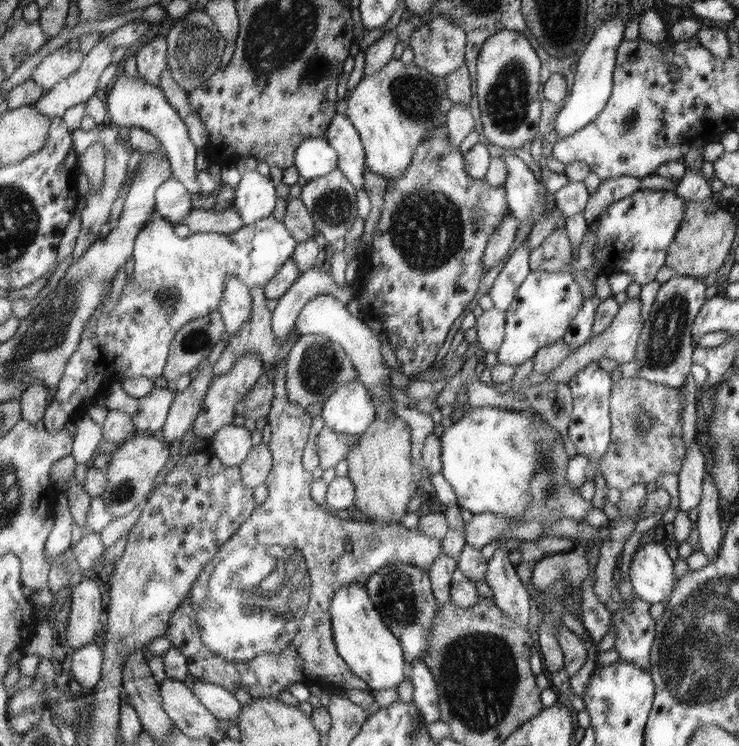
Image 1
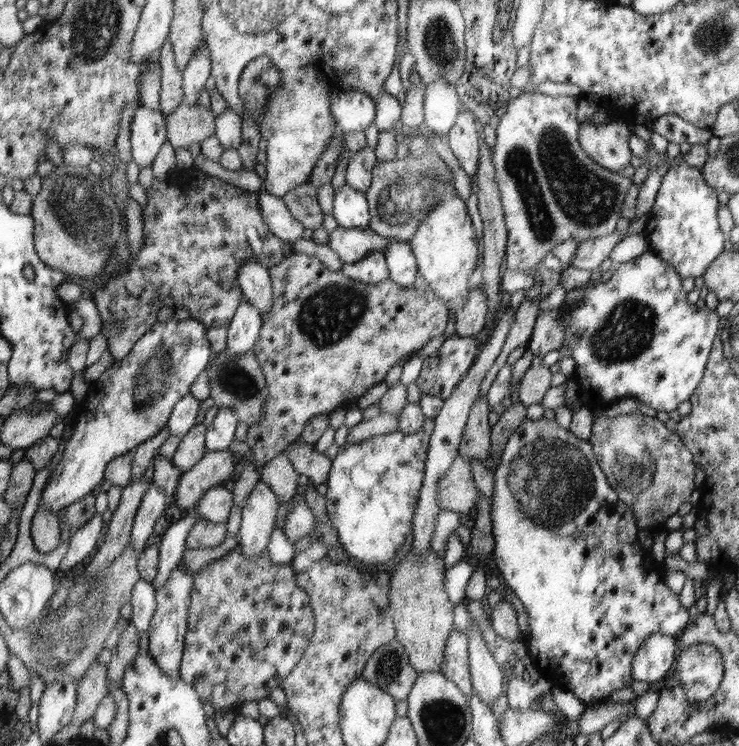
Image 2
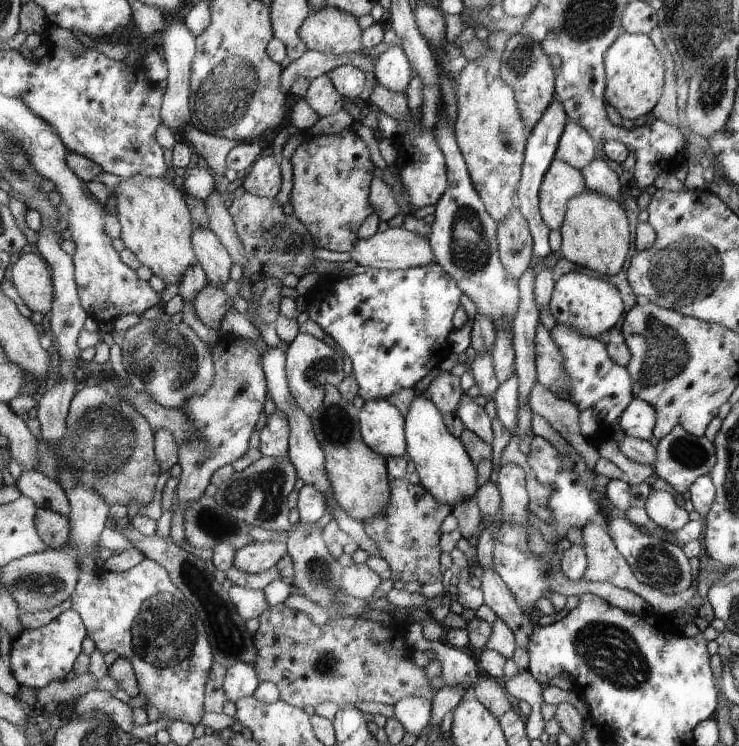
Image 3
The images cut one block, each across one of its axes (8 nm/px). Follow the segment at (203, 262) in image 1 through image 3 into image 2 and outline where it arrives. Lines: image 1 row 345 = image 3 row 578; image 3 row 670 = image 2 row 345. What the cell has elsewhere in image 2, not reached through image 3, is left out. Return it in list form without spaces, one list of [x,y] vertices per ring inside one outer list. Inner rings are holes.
[[[174,318],[173,320],[167,320],[167,322],[155,322],[155,325],[152,326],[152,330],[148,331],[143,338],[140,338],[139,342],[136,342],[136,345],[132,347],[131,353],[129,353],[122,360],[115,360],[112,366],[108,367],[100,377],[89,384],[89,389],[86,393],[86,396],[80,403],[80,408],[76,410],[76,419],[73,420],[73,431],[70,439],[68,439],[68,443],[66,443],[66,447],[62,452],[62,459],[56,465],[56,468],[51,472],[49,479],[47,480],[46,486],[41,494],[40,502],[43,506],[47,506],[47,510],[53,512],[58,515],[61,510],[64,512],[66,508],[75,502],[81,500],[81,498],[86,497],[87,494],[92,493],[92,490],[98,486],[98,484],[102,483],[102,481],[106,477],[106,467],[116,458],[123,456],[128,452],[132,452],[138,445],[142,445],[149,438],[155,437],[160,431],[163,430],[164,427],[167,426],[167,423],[171,419],[171,414],[175,411],[175,406],[183,401],[187,394],[191,392],[190,386],[192,386],[192,382],[196,380],[196,376],[208,366],[208,362],[210,362],[210,358],[212,358],[212,349],[210,349],[210,344],[208,344],[208,340],[206,340],[206,327],[202,325],[202,323],[198,322],[198,320],[194,320],[192,318],[179,320]]]

